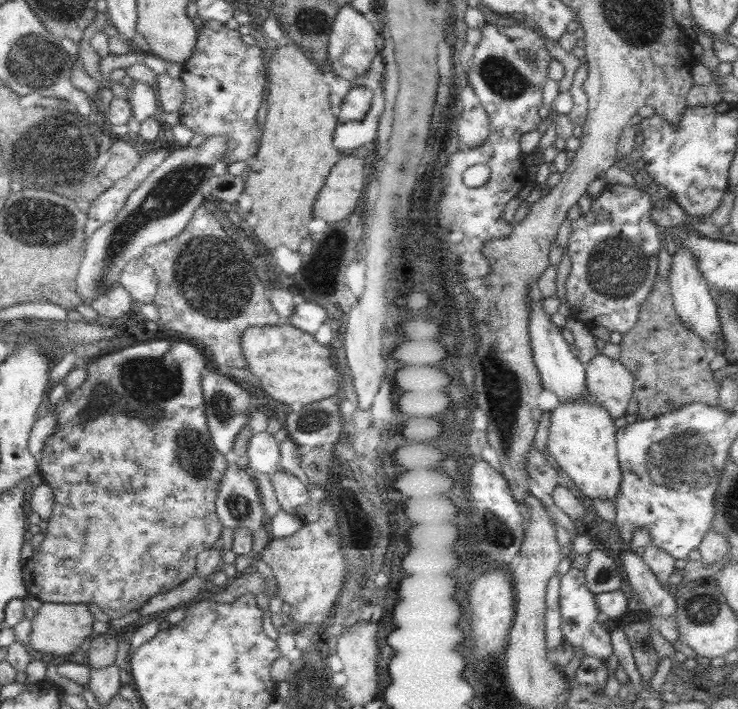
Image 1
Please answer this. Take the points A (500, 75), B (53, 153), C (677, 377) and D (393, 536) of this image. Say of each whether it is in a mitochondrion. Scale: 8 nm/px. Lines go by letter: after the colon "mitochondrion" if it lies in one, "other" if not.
A: mitochondrion
B: mitochondrion
C: other
D: other

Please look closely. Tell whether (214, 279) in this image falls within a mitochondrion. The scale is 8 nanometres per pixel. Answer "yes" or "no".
yes

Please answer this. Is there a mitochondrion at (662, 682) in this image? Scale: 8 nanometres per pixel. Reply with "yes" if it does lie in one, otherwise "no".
yes

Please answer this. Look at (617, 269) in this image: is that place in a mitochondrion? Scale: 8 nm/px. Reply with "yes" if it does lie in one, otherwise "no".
yes

